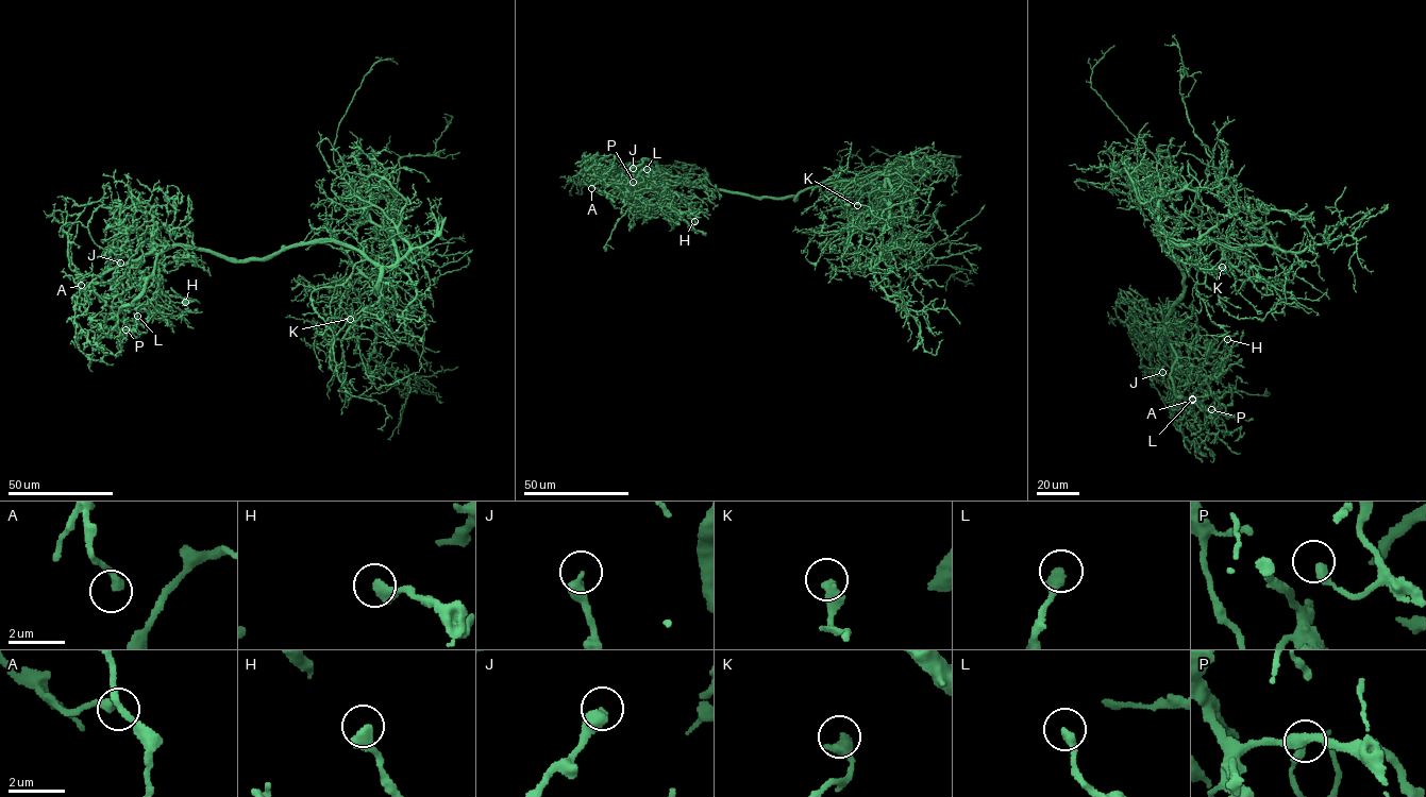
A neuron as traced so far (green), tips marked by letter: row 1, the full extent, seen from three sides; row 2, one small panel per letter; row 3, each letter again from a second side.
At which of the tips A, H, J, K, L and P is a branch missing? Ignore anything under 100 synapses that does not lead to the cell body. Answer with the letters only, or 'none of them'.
none of them

